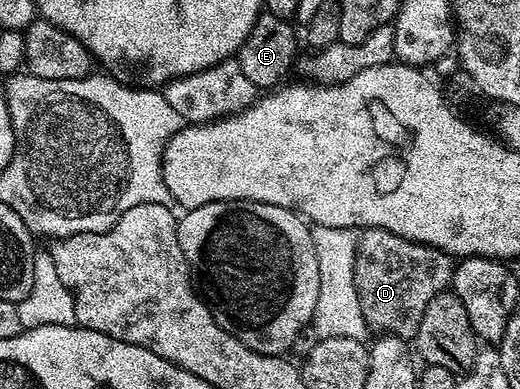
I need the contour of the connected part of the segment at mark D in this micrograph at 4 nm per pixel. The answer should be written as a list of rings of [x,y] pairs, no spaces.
[[[364,229],[356,238],[356,262],[354,263],[354,283],[358,287],[358,303],[362,303],[362,315],[368,329],[376,335],[415,338],[422,315],[438,294],[445,292],[452,283],[454,261],[449,254],[429,245],[420,245],[405,237],[394,235],[385,229]]]

